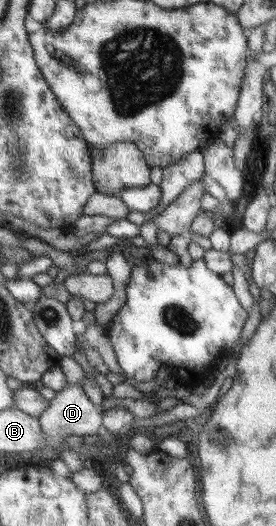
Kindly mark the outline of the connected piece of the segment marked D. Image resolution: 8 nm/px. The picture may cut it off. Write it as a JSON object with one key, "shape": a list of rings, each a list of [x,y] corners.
{"shape":[[[68,383],[63,390],[56,392],[55,398],[49,401],[49,408],[41,413],[39,419],[41,427],[44,428],[46,442],[48,442],[46,445],[52,449],[59,448],[65,437],[71,435],[93,436],[101,434],[103,429],[102,408],[87,398],[82,389],[82,383]]]}

